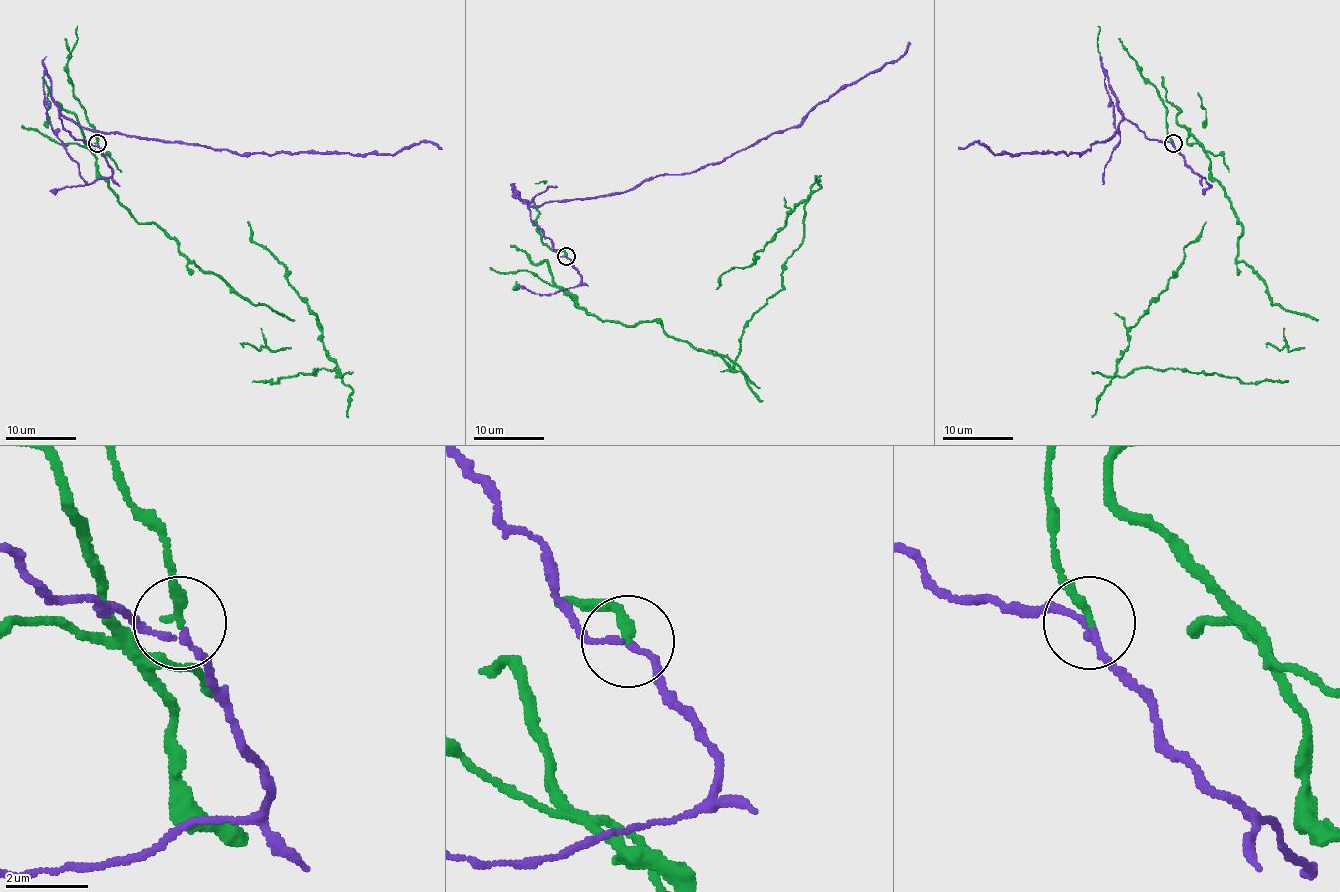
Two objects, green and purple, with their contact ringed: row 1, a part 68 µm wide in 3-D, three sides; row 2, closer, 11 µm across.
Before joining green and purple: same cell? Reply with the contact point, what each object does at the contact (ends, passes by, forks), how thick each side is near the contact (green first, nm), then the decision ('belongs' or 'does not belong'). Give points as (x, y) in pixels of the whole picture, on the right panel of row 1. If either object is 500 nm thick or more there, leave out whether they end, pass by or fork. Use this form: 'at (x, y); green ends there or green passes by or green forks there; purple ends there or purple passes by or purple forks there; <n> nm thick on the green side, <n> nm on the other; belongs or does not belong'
at (1173, 143); green ends there; purple passes by; 240 nm thick on the green side, 140 nm on the other; does not belong

